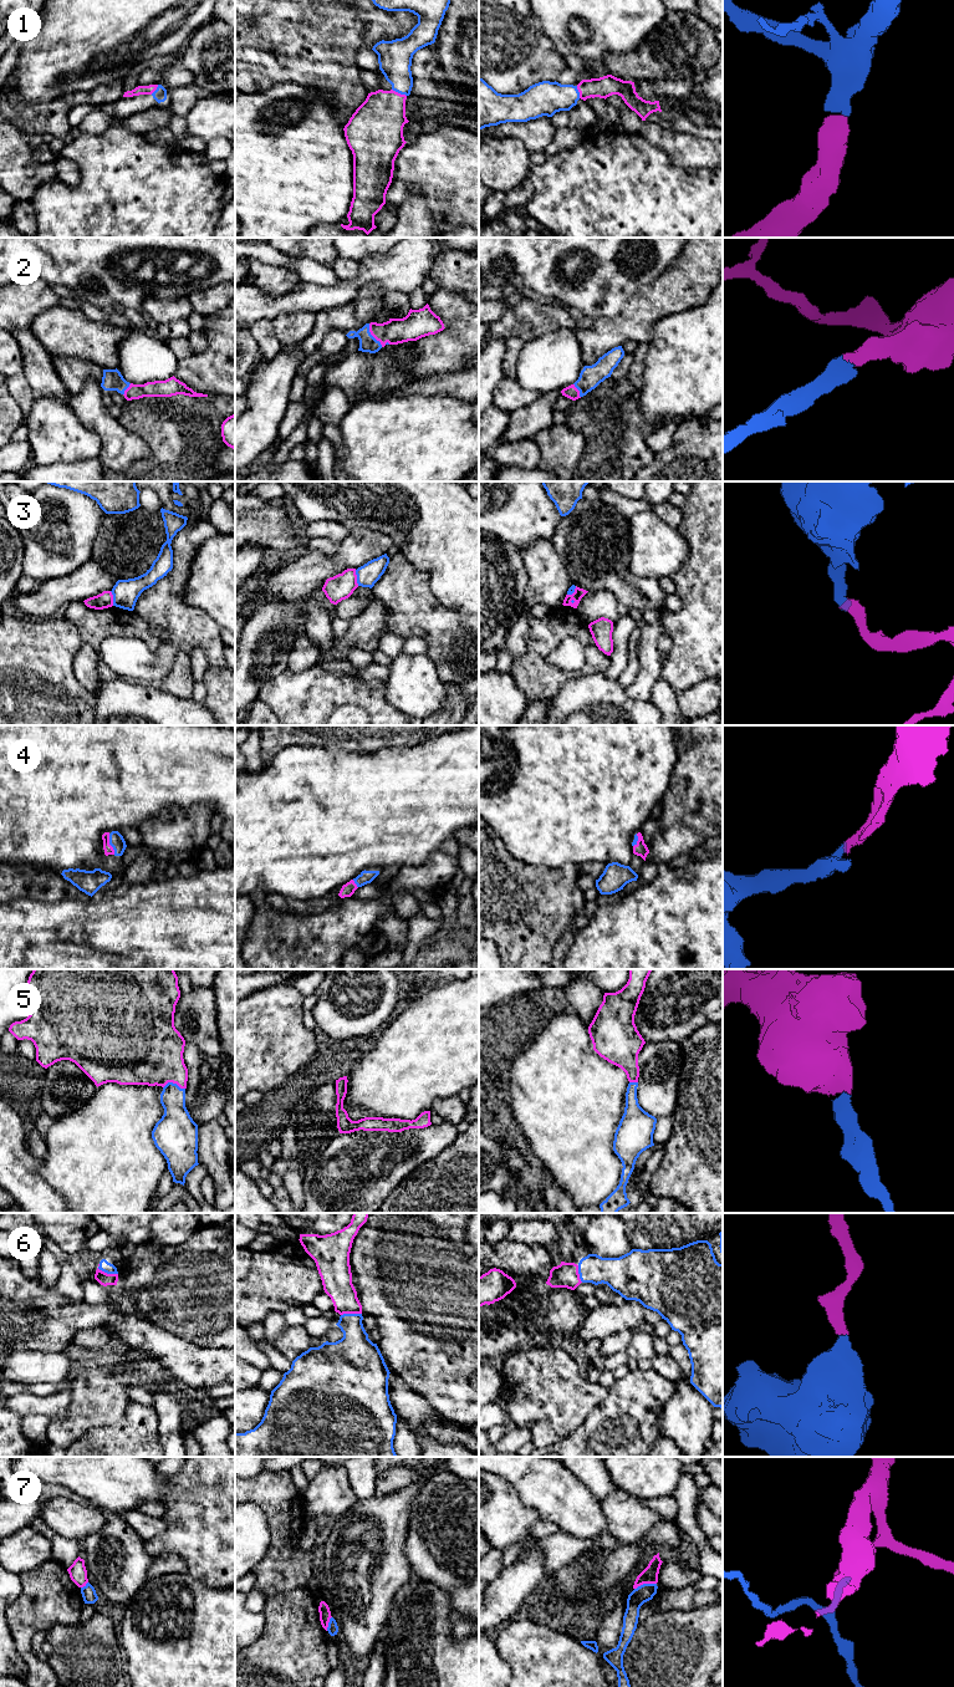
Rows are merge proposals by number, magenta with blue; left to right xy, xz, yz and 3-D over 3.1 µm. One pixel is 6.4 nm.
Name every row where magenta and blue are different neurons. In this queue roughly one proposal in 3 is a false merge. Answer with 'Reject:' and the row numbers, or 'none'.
Reject: 3, 7

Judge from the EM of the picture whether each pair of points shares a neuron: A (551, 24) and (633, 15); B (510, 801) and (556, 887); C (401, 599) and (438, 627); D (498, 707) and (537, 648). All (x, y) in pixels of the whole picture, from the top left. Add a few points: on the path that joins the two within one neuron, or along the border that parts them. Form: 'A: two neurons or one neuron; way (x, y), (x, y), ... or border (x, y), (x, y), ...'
A: one neuron; way (571, 13), (613, 13)
B: two neurons; border (518, 861), (524, 861), (536, 867), (575, 865)
C: one neuron; way (409, 604), (429, 620)
D: two neurons; border (510, 669), (516, 686), (529, 701)

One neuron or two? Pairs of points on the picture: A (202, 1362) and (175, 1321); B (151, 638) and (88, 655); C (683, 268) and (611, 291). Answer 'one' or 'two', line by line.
A: two
B: two
C: two

